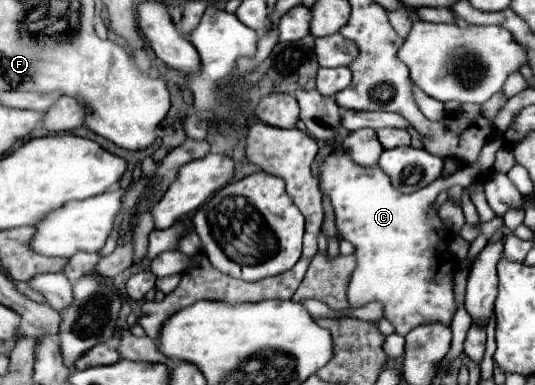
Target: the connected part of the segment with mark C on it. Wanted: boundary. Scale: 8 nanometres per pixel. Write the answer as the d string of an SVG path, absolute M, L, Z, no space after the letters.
M341 149L329 153L327 159L325 159L323 165L321 165L321 191L323 191L325 195L331 197L331 205L333 205L333 211L335 211L335 223L337 223L339 237L341 237L341 239L347 239L347 241L351 241L351 243L355 245L357 269L355 269L353 275L351 275L351 283L349 283L349 291L347 291L349 303L351 303L351 307L361 307L361 305L371 303L371 301L381 301L381 303L385 305L385 317L395 325L395 333L399 333L399 335L407 335L413 327L417 327L417 325L421 325L421 323L433 323L433 321L439 321L439 323L447 323L447 325L449 325L449 323L451 323L451 317L453 317L453 313L455 313L455 299L453 299L453 273L457 271L459 261L457 261L457 257L451 255L451 251L449 251L451 233L447 233L447 229L443 229L441 219L439 219L437 213L431 209L433 203L435 203L435 197L437 197L443 189L449 189L449 187L455 185L455 183L459 183L459 185L469 185L469 183L471 183L471 175L453 175L453 177L447 177L447 179L439 177L439 179L433 181L431 185L427 185L427 187L423 187L423 189L419 189L419 191L415 191L415 193L411 193L411 195L405 195L405 193L399 193L399 191L395 191L395 189L391 187L389 177L387 177L379 167L361 167L361 165L353 163L351 157L345 155Z

